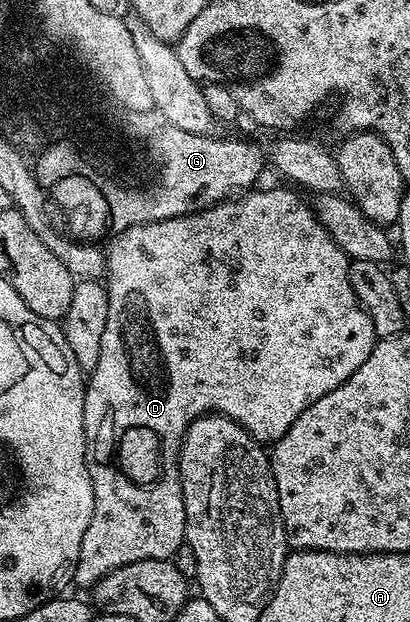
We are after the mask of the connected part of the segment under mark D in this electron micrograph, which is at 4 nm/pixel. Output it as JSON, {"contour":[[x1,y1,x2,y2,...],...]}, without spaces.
{"contour":[[256,188,254,191,244,192,234,199,221,201,209,209,200,209,198,211,184,213,181,217,170,217,164,221,150,221,144,225,131,225,118,234,119,238,112,243,111,250,109,248,106,250,105,288,107,298,109,299,109,319,105,319,105,331,101,334,101,356,97,358,97,367,89,374,85,381,85,407,83,408,83,414,85,415,85,435,87,436,87,466,89,467,89,479,93,483,93,499,95,500,93,503,93,519,89,519,89,528,85,530,85,539,81,539,81,555,77,559,77,567,75,568,74,584,76,586,80,585,84,591,90,590,102,577,109,575,109,571,117,571,117,567,125,567,129,563,141,563,145,559,161,559,162,561,166,561,174,558,178,549,185,545,187,520,185,519,183,488,179,482,179,449,183,445,183,437,187,433,188,427,191,426,197,418,209,413,217,413,229,418,231,421,235,421,250,437,254,437,255,440,260,443,280,441,285,435,285,431,289,431,289,427,293,427,295,420,297,420,310,405,317,403,317,399,321,399,321,395,329,395,329,391,341,387,341,383,345,383,345,379,349,379,349,375,353,375,353,371,357,371,357,367,361,367,361,363,365,363,365,359,369,359,369,355,373,351,377,340,375,335,375,321,369,316,367,310,364,309,353,291,348,256,343,253,341,247,330,237,330,233,326,227,320,223,314,208,312,208,308,202,306,205,306,203,294,193,294,191,296,192,294,188,291,188,292,190,258,189,259,188]]}

